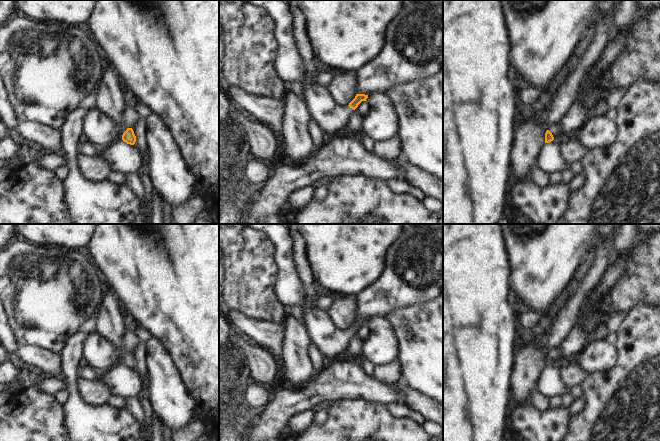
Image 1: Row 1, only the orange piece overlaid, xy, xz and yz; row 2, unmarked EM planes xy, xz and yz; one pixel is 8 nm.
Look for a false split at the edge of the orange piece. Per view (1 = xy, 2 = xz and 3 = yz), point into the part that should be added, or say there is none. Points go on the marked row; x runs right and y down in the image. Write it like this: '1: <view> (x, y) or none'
1: xy (101, 131)
2: xz (330, 117)
3: yz (554, 129)

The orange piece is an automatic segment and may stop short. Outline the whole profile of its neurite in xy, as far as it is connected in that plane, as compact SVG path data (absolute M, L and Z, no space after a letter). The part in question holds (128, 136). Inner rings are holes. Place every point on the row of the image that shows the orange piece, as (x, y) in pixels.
M97 107L88 110L82 119L83 139L89 141L98 150L106 149L116 140L123 140L127 144L134 145L136 136L132 128L119 127L115 121L101 113Z

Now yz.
M560 123L553 124L545 133L545 143L549 143L554 140L560 130Z

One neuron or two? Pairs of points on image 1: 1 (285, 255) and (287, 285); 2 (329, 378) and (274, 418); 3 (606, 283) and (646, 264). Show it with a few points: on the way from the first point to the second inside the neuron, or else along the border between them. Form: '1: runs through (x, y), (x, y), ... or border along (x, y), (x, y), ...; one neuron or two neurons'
1: runs through (285, 262), (287, 278); one neuron
2: runs through (315, 391), (303, 399), (292, 401), (288, 404); one neuron
3: border along (633, 256), (609, 293); two neurons

